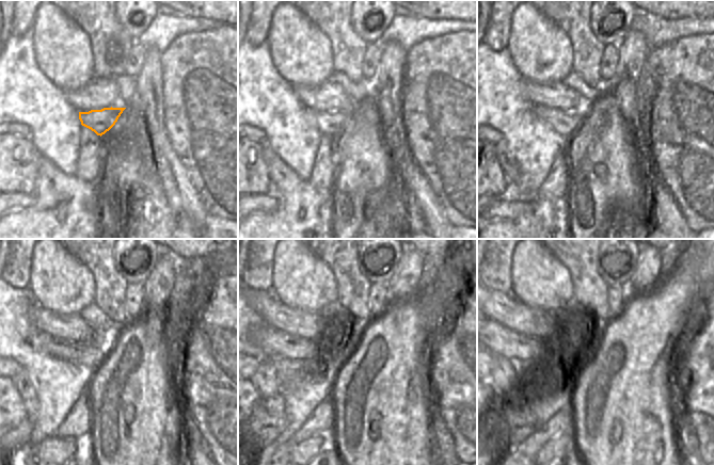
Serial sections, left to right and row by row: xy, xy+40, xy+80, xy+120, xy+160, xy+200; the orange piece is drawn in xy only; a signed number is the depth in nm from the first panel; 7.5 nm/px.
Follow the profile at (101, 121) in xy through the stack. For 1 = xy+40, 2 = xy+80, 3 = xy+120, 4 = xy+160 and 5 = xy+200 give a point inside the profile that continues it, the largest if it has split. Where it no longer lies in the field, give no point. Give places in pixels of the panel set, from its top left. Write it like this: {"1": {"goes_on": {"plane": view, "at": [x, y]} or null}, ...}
{"1": {"goes_on": {"plane": "xy+40", "at": [329, 123]}}, "2": {"goes_on": {"plane": "xy+80", "at": [565, 122]}}, "3": {"goes_on": {"plane": "xy+120", "at": [91, 355]}}, "4": {"goes_on": {"plane": "xy+160", "at": [271, 340]}}, "5": {"goes_on": {"plane": "xy+200", "at": [522, 351]}}}

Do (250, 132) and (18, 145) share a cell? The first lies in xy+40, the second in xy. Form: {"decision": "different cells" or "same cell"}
{"decision": "different cells"}

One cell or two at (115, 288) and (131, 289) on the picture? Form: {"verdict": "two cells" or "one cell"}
{"verdict": "two cells"}

